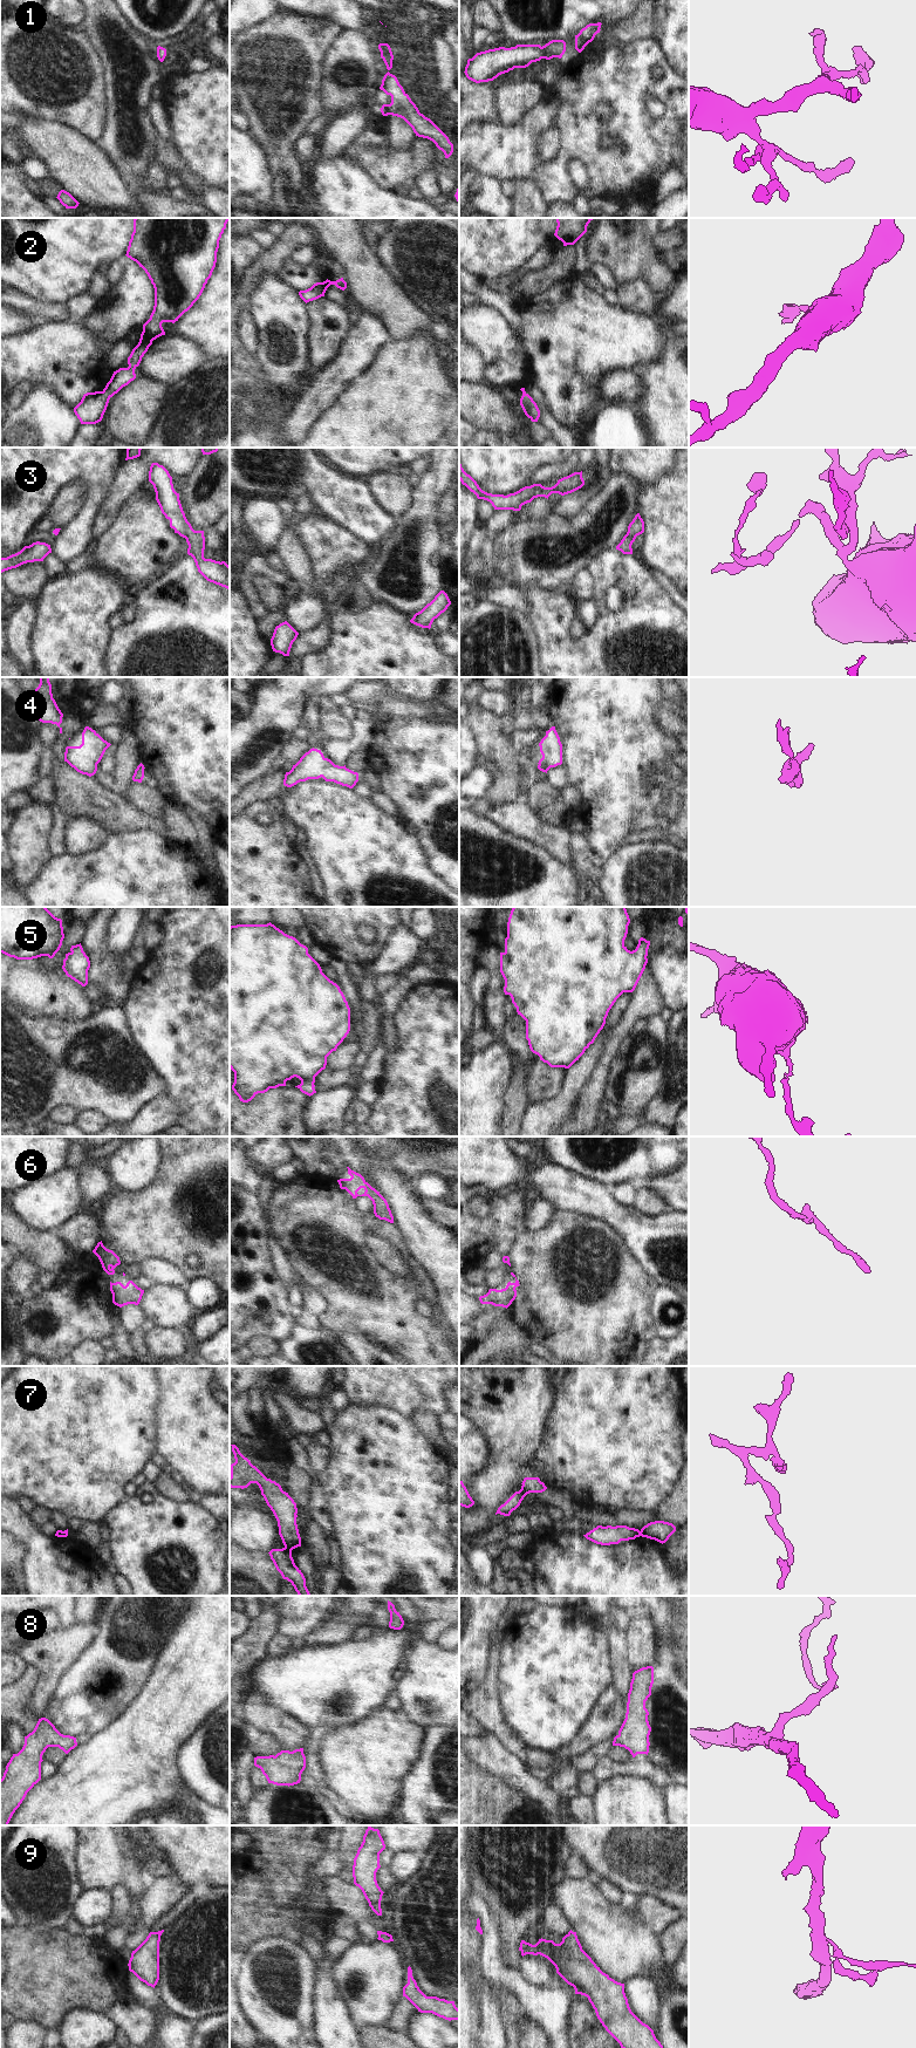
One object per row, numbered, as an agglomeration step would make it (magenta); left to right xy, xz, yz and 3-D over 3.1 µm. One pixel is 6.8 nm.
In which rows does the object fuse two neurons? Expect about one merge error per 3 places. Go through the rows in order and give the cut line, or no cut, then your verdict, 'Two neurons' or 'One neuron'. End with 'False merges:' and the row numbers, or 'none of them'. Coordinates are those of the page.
1: No split. One neuron
2: No split. One neuron
3: No split. One neuron
4: No split. One neuron
5: No split. One neuron
6: No split. One neuron
7: Split along xz (285, 1547), (291, 1551). Two neurons
8: No split. One neuron
9: No split. One neuron
False merges: 7.

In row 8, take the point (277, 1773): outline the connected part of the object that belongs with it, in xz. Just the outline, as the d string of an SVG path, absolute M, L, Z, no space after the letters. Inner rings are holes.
M303 1748L281 1750L275 1756L254 1757L254 1766L261 1769L268 1783L289 1787L300 1783L306 1768L306 1756Z

